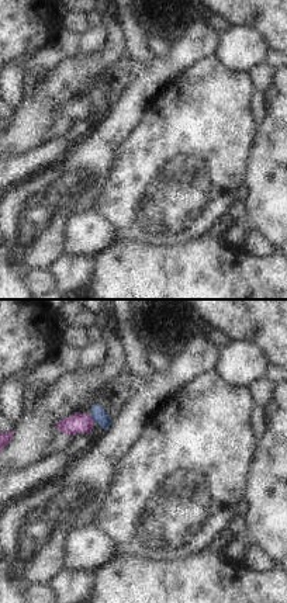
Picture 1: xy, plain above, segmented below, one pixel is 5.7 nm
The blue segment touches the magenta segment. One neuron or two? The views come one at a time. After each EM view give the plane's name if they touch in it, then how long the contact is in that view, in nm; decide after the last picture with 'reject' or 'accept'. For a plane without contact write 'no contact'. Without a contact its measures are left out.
xy | 60 nm

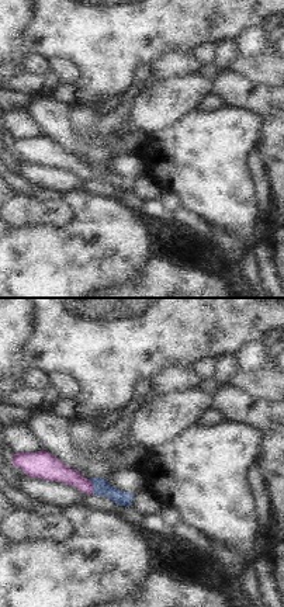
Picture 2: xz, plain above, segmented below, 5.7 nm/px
xz | 80 nm

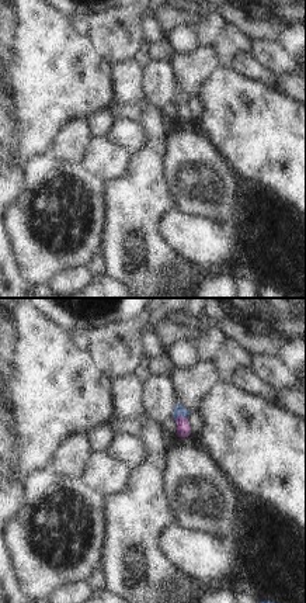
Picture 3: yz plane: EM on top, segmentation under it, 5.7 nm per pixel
yz | 70 nm

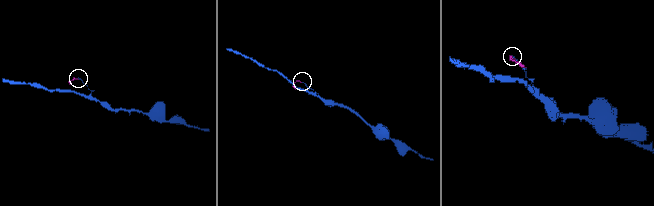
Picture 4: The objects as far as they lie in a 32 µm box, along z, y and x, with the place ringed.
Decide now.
reject

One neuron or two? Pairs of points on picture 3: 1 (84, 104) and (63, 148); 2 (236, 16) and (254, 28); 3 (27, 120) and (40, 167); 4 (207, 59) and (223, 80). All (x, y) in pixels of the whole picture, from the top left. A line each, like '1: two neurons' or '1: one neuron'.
1: two neurons
2: one neuron
3: two neurons
4: two neurons

